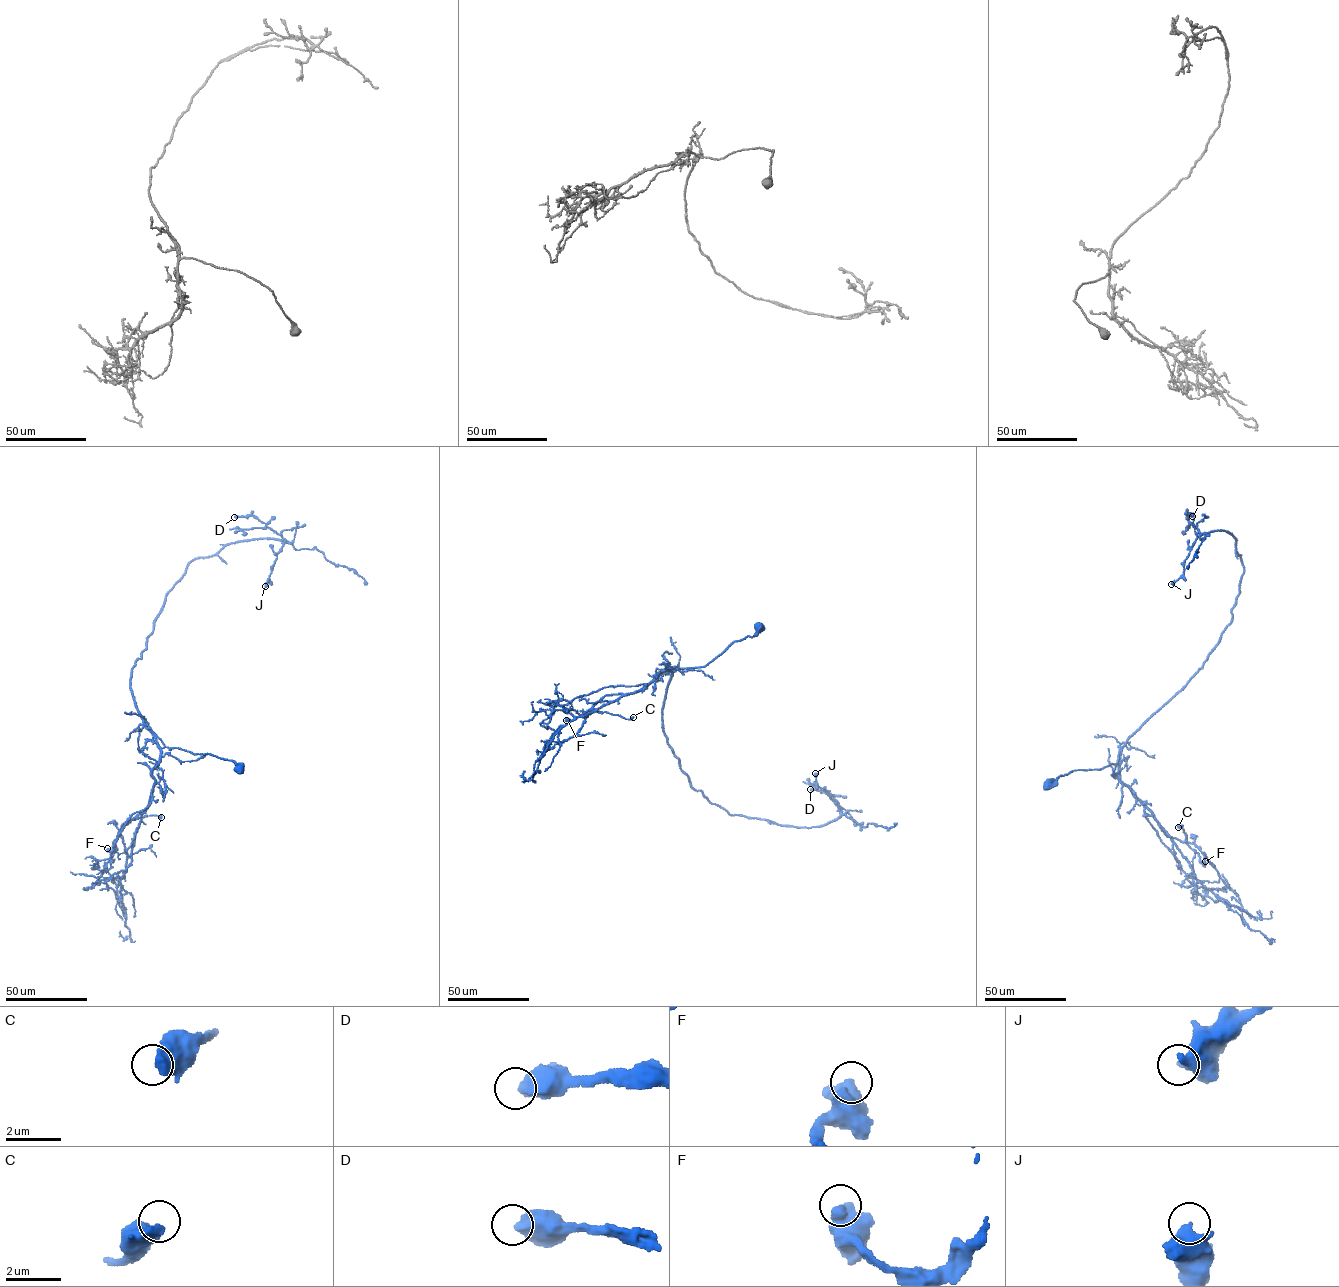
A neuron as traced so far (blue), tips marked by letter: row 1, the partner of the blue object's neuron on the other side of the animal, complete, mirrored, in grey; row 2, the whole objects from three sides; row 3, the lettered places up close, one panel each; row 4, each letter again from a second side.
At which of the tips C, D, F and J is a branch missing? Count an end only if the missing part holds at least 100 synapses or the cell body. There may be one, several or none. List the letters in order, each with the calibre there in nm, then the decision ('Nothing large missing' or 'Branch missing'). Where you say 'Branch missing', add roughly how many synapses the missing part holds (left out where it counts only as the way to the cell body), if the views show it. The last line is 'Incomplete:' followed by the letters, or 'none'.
C: Thickness 550 nm. Nothing large missing
D: Thickness 550 nm. Nothing large missing
F: Thickness 800 nm. Branch missing. Roughly 140 synapses
J: Thickness 550 nm. Nothing large missing
Incomplete: F

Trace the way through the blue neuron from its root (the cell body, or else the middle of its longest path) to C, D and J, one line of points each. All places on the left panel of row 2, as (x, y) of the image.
C: (238, 768), (211, 754), (163, 747), (152, 772), (155, 783), (149, 803), (121, 828), (146, 816), (161, 817)
D: (238, 768), (161, 748), (130, 687), (165, 596), (192, 561), (241, 541), (286, 541), (251, 515), (234, 517)
J: (238, 768), (161, 748), (134, 700), (131, 671), (193, 560), (241, 541), (285, 541), (265, 586)

